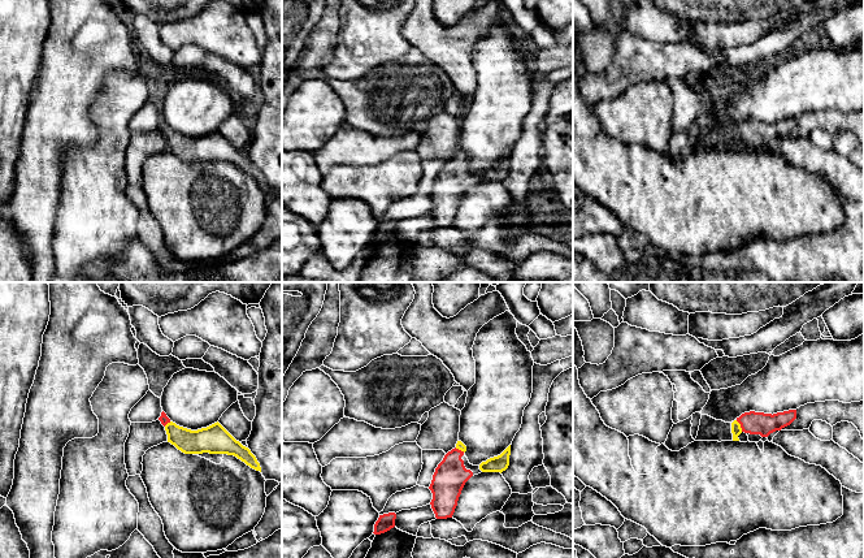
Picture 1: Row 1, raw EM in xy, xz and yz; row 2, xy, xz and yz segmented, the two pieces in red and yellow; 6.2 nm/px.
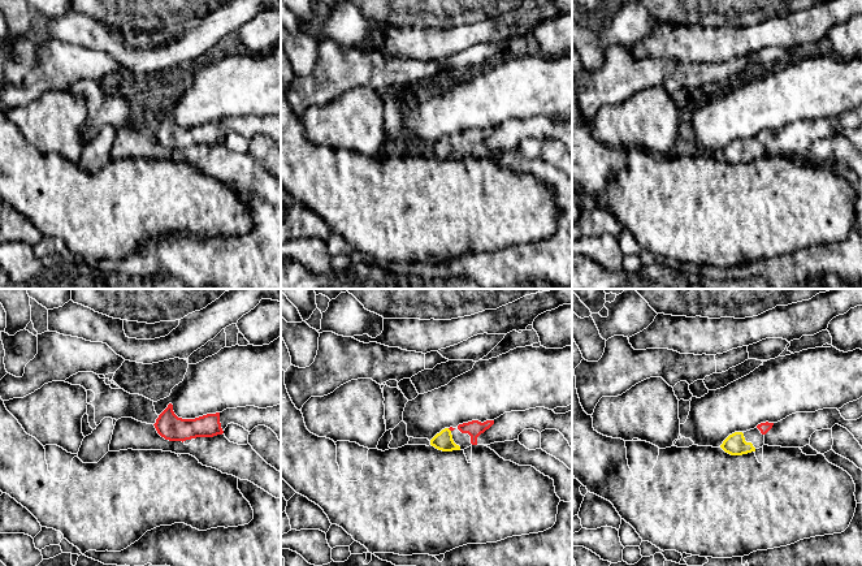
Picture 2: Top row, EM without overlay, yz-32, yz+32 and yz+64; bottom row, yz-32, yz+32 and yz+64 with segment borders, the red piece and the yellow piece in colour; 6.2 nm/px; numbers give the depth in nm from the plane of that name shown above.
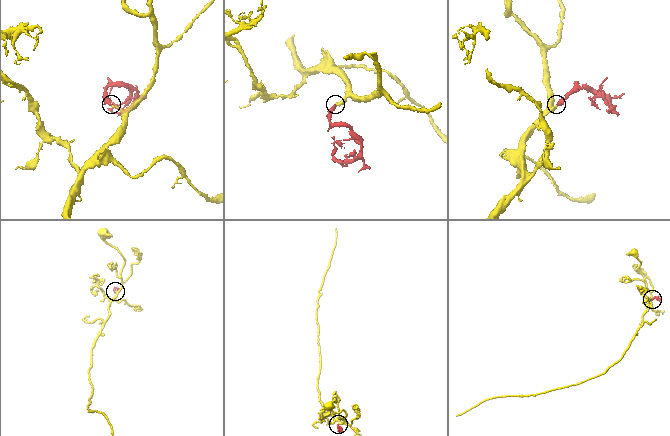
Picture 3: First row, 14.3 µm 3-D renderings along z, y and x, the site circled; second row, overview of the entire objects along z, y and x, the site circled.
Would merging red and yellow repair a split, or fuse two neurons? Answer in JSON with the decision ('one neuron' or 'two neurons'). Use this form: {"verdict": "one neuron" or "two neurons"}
{"verdict": "one neuron"}

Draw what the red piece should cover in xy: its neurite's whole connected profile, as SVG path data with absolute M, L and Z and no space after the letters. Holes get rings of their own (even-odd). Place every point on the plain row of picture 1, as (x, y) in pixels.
M162 120L159 126L165 135L168 151L184 163L227 163L234 164L251 177L261 176L251 159L236 150L218 130L197 139L191 139L173 131Z

